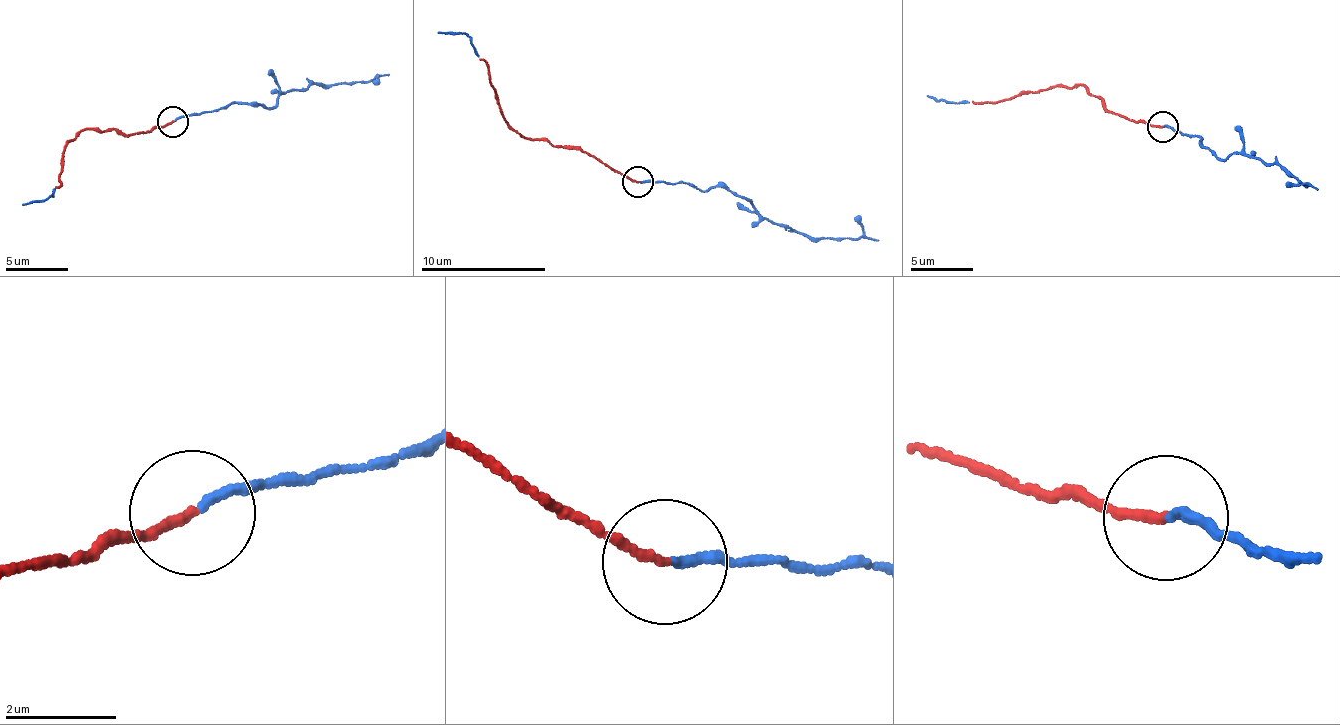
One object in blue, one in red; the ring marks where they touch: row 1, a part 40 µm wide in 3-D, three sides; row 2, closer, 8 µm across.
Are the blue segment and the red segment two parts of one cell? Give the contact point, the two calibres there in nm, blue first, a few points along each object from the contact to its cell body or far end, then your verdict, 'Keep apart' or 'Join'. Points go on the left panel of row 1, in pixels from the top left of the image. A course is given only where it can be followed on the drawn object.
Place: (173, 121). Thickness 150 nm (blue) against 150 nm. Course of blue: (174, 122), (220, 110), (234, 102), (259, 104), (268, 109), (282, 92), (374, 80). Course of red: (174, 122), (125, 135), (102, 132), (98, 129), (81, 131), (65, 149), (59, 180), (62, 184), (56, 187). Join

